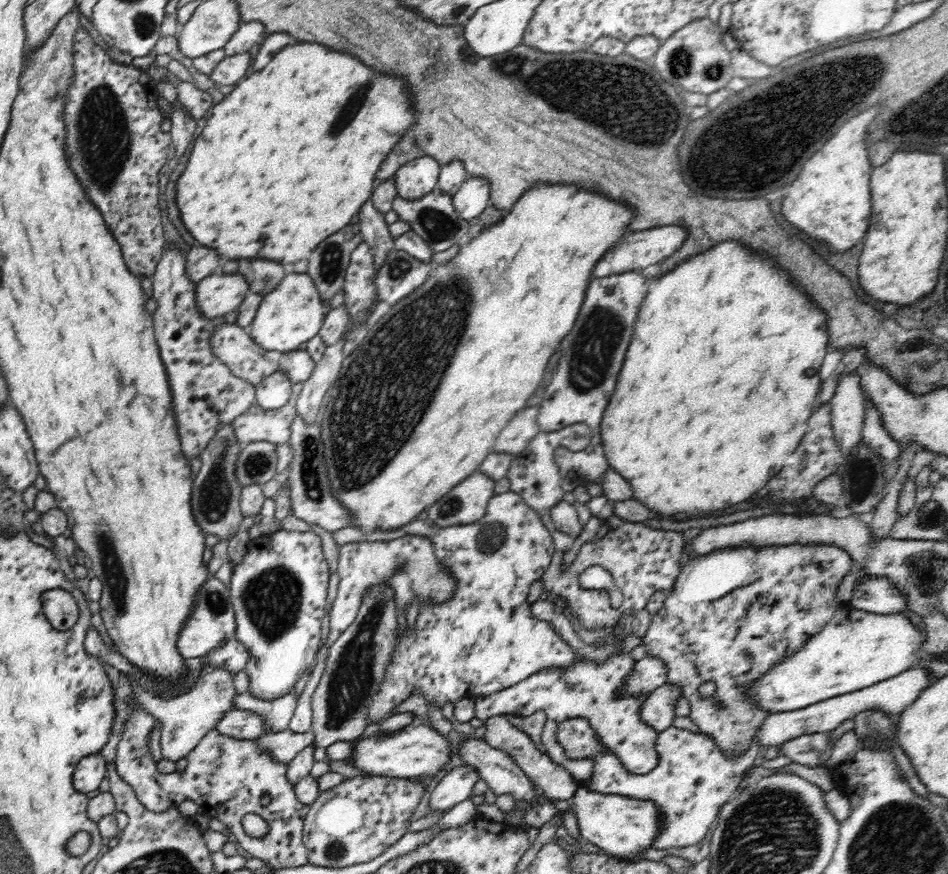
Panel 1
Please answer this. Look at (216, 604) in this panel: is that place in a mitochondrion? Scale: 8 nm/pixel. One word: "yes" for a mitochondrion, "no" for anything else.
yes

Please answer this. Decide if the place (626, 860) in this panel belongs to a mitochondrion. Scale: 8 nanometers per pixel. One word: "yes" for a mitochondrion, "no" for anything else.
no

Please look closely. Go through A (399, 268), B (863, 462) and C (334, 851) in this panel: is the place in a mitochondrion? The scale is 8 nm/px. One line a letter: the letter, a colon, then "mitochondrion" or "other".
A: mitochondrion
B: mitochondrion
C: mitochondrion

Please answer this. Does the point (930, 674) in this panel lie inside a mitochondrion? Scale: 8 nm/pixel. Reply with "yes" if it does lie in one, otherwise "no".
no

